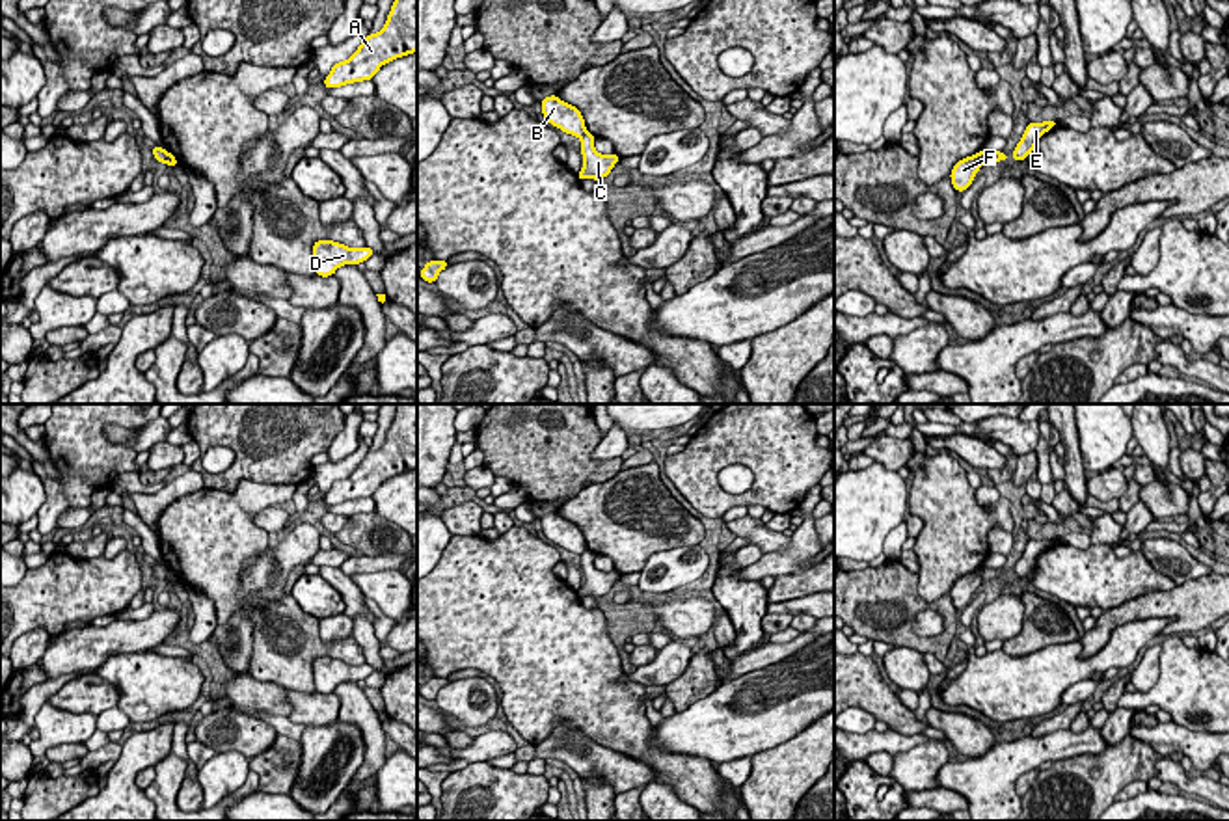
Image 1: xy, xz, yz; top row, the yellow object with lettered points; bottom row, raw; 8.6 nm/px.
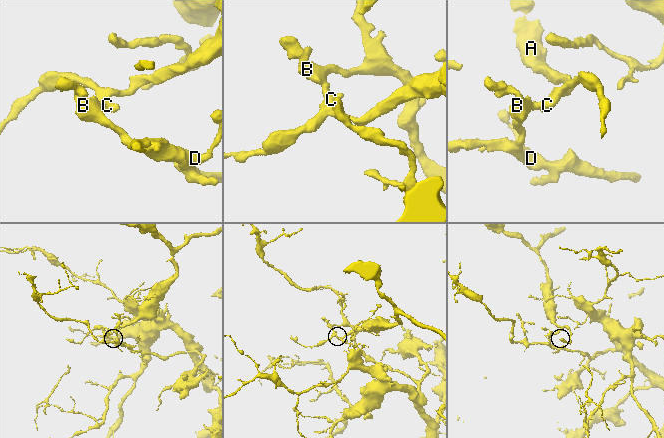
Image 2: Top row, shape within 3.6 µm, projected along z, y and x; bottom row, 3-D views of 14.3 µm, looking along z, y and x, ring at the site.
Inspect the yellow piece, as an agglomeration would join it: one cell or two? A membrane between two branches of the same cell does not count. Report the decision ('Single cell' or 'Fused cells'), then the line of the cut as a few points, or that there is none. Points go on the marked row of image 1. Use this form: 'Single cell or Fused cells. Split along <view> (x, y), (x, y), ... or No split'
Fused cells. Split along yz (982, 151), (984, 162)

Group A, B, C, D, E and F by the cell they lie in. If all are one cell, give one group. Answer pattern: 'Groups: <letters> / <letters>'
Groups: A C E / B D F

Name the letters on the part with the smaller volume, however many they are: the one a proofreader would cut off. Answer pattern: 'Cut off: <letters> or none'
Cut off: A, C, E

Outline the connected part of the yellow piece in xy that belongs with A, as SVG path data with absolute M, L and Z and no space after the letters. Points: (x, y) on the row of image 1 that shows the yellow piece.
M395 0L385 26L378 34L369 34L346 61L335 63L324 78L324 87L372 80L382 65L413 52L417 52L417 0Z

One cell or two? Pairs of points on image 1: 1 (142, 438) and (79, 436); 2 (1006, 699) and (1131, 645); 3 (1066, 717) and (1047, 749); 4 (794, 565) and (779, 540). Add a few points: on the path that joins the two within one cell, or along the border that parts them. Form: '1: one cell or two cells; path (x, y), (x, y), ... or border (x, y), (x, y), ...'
1: two cells; border (148, 423), (135, 430), (107, 425), (103, 434)
2: one cell; path (1038, 680), (1053, 669), (1082, 669), (1099, 661)
3: two cells; border (1069, 728), (1030, 736)
4: two cells; border (792, 538), (784, 548), (764, 555)

